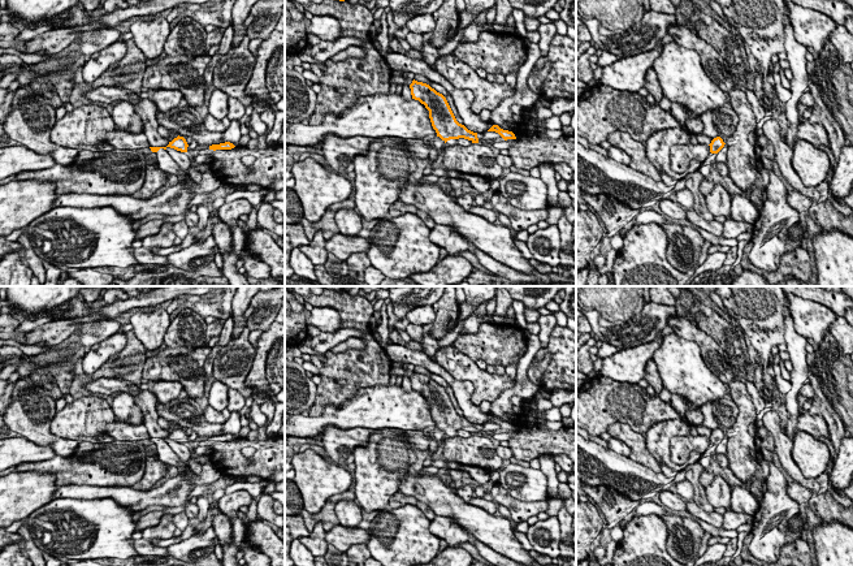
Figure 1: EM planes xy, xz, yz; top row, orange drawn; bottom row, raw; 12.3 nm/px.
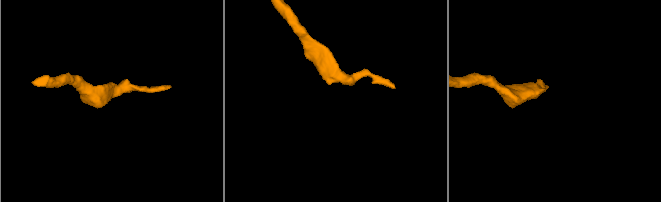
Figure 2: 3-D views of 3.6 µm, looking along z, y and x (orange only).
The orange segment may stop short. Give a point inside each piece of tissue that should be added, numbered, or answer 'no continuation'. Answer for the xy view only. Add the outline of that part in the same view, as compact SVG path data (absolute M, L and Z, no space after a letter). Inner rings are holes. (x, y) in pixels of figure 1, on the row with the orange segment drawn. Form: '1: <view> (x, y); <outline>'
1: xy (165, 163); M160 148L156 152L156 161L159 168L169 174L176 174L178 181L185 178L185 173L181 170L179 165L170 157L166 150Z

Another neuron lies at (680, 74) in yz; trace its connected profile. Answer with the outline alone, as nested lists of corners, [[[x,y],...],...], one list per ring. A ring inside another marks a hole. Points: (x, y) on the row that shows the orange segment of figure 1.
[[[668,42],[663,46],[662,53],[655,59],[653,69],[657,73],[662,94],[671,103],[681,104],[685,111],[690,111],[694,116],[702,117],[705,112],[714,112],[726,104],[726,92],[722,91],[706,74],[702,68],[700,55],[685,48],[676,42]]]

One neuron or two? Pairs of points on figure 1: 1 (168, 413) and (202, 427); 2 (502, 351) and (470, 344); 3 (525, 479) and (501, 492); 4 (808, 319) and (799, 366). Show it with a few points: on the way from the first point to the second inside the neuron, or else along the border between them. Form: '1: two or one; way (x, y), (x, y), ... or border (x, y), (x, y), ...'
1: one; way (176, 413), (189, 423), (194, 423)
2: one; way (494, 345), (477, 345)
3: two; border (502, 487), (516, 498), (535, 501)
4: two; border (789, 309), (793, 328), (806, 340)

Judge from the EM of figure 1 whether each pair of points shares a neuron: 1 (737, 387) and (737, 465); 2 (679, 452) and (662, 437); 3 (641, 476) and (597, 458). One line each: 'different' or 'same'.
1: same
2: different
3: same

